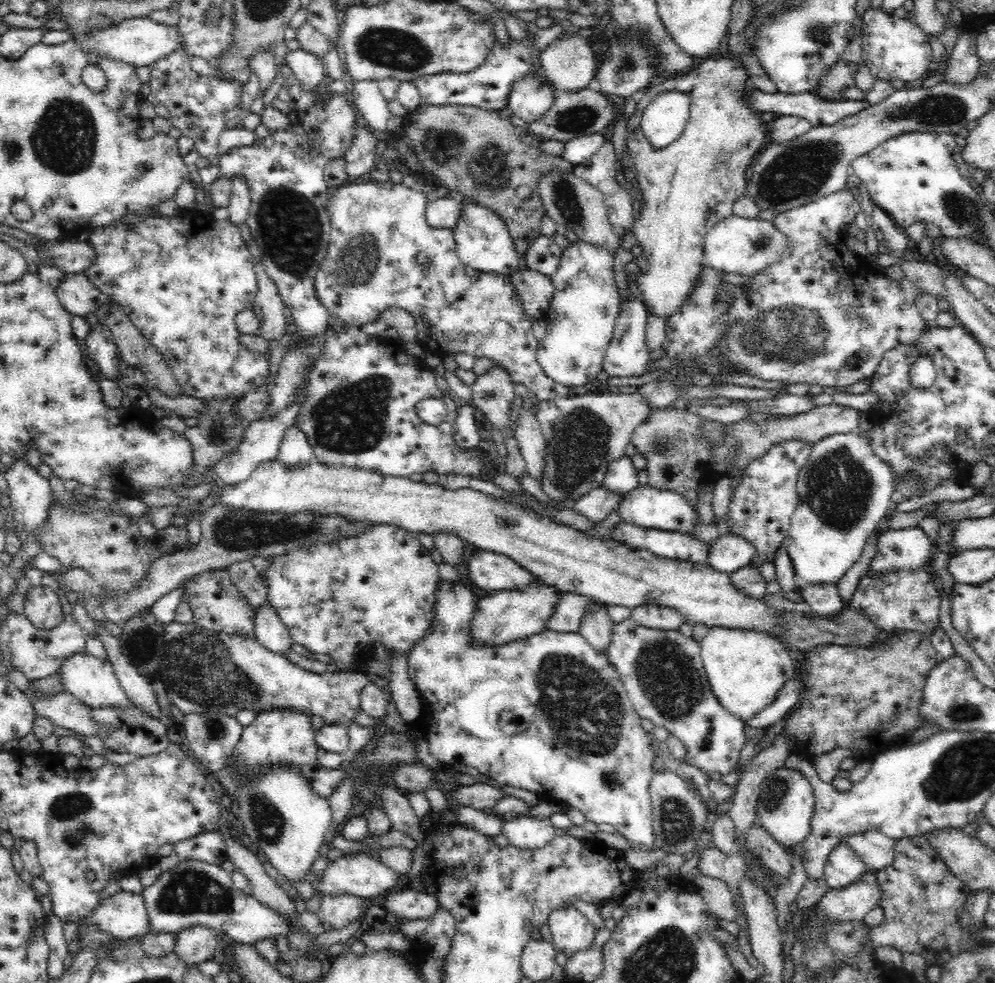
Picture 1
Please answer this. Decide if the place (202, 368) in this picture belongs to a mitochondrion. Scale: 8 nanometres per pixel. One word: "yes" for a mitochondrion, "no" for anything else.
no

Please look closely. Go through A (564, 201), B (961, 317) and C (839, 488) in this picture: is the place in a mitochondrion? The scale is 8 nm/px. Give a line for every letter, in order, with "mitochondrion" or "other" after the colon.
A: mitochondrion
B: other
C: mitochondrion

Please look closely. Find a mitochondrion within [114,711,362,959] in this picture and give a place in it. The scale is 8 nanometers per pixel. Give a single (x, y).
(189, 891)

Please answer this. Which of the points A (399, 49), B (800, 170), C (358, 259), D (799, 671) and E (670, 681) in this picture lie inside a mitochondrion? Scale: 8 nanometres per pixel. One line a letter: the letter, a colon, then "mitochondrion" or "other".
A: mitochondrion
B: mitochondrion
C: mitochondrion
D: other
E: mitochondrion

